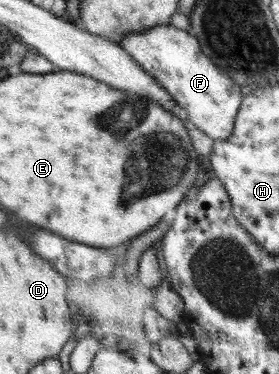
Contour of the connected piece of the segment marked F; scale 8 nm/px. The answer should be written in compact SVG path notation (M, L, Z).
M172 24L156 25L142 33L128 33L119 45L162 85L162 90L176 106L186 110L188 121L194 128L214 141L230 138L243 101L243 85L231 80L202 53L200 43L193 34Z

